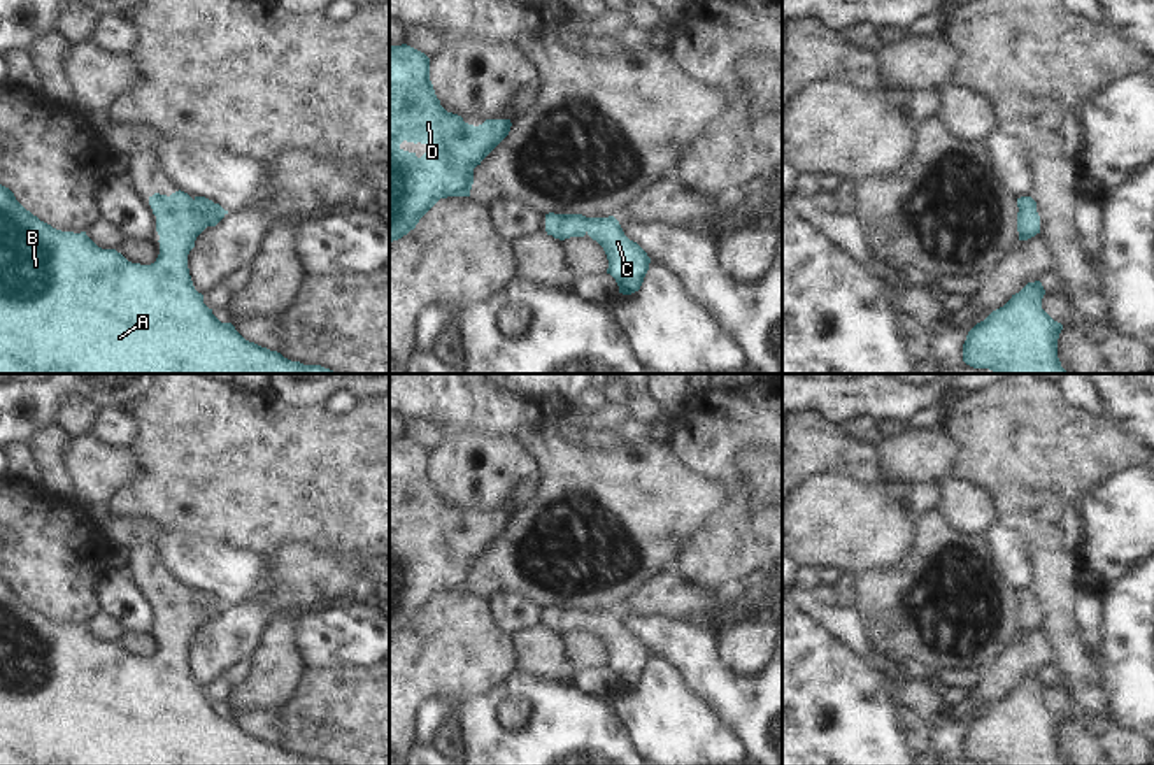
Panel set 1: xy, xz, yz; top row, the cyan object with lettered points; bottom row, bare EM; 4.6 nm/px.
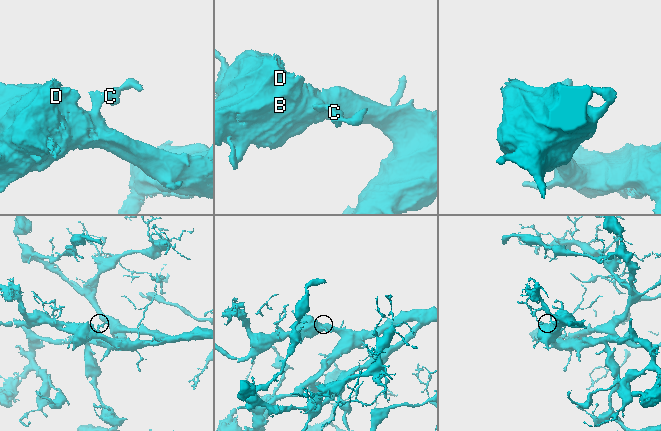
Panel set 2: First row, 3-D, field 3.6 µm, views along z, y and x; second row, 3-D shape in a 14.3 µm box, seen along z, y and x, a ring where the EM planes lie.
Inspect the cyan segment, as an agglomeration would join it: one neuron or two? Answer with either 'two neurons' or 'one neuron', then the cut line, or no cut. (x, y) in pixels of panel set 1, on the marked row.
one neuron; no cut

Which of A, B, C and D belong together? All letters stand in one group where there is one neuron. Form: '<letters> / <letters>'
A B C D

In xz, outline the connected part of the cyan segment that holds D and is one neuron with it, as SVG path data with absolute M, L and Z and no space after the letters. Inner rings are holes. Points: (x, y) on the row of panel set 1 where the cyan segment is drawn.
M389 46L389 244L416 228L419 219L447 197L470 197L474 168L509 135L510 119L486 119L474 126L447 112L430 81L430 58L407 46ZM421 142L433 149L421 158L400 144Z

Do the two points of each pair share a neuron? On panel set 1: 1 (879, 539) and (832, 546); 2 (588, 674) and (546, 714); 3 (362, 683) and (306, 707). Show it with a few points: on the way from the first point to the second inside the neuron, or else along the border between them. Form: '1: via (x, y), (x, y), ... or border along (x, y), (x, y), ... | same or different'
1: via (867, 539), (844, 539) | same
2: border along (576, 683), (586, 692), (607, 699) | different
3: via (348, 697), (337, 707), (320, 707) | same

